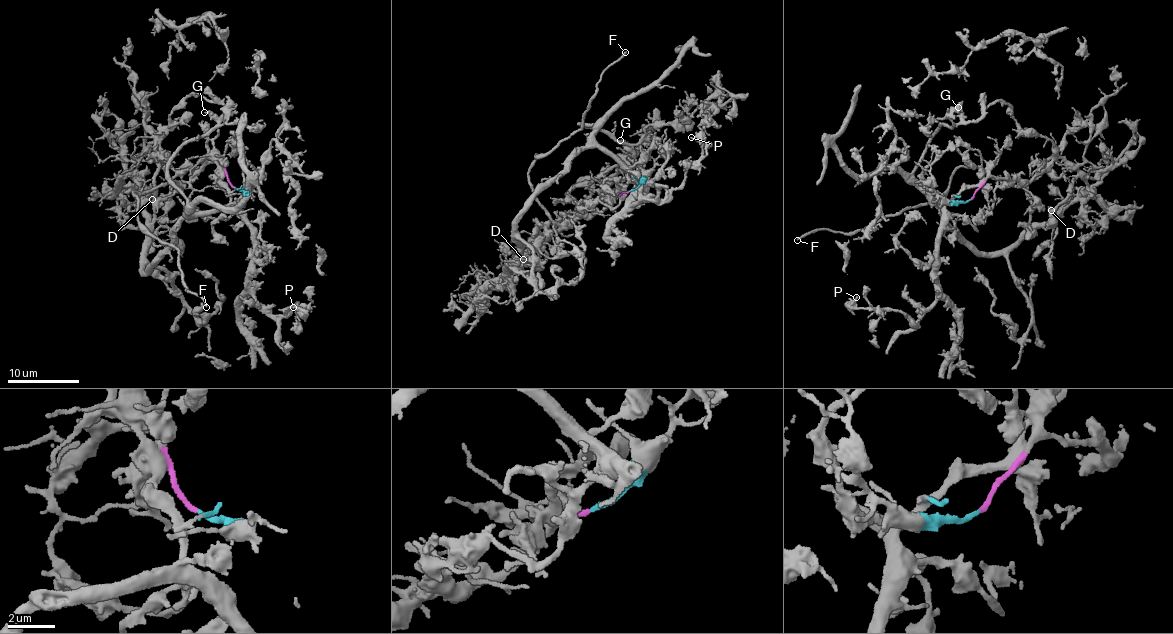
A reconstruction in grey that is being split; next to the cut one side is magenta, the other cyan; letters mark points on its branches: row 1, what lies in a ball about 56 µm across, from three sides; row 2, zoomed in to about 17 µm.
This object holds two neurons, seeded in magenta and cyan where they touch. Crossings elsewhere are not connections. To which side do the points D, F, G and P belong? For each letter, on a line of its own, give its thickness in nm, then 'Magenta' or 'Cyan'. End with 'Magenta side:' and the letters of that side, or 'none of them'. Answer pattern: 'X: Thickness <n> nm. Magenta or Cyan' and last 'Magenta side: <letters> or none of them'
D: Thickness 80 nm. Magenta
F: Thickness 200 nm. Magenta
G: Thickness 200 nm. Cyan
P: Thickness 200 nm. Cyan
Magenta side: D, F

